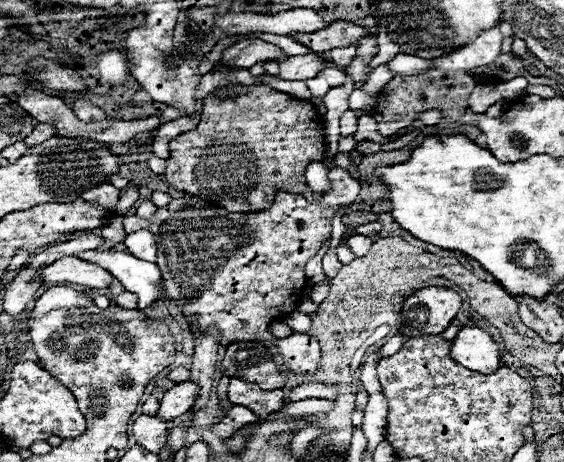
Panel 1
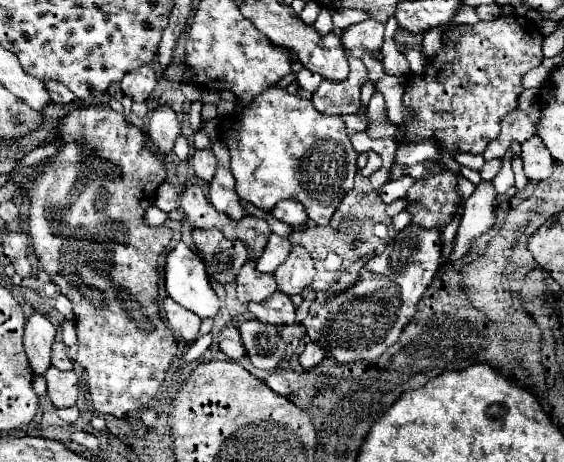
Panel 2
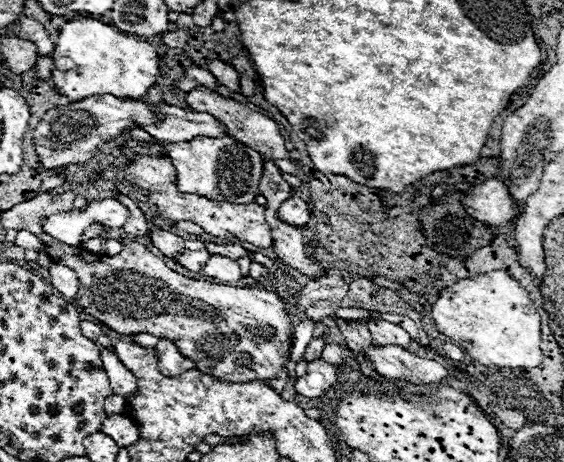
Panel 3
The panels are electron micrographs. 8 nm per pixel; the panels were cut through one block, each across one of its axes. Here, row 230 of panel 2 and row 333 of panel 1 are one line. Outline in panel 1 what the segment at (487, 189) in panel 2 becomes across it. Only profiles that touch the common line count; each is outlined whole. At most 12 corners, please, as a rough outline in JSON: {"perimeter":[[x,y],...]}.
{"perimeter":[[460,328],[450,358],[480,374],[500,368],[480,328]]}

